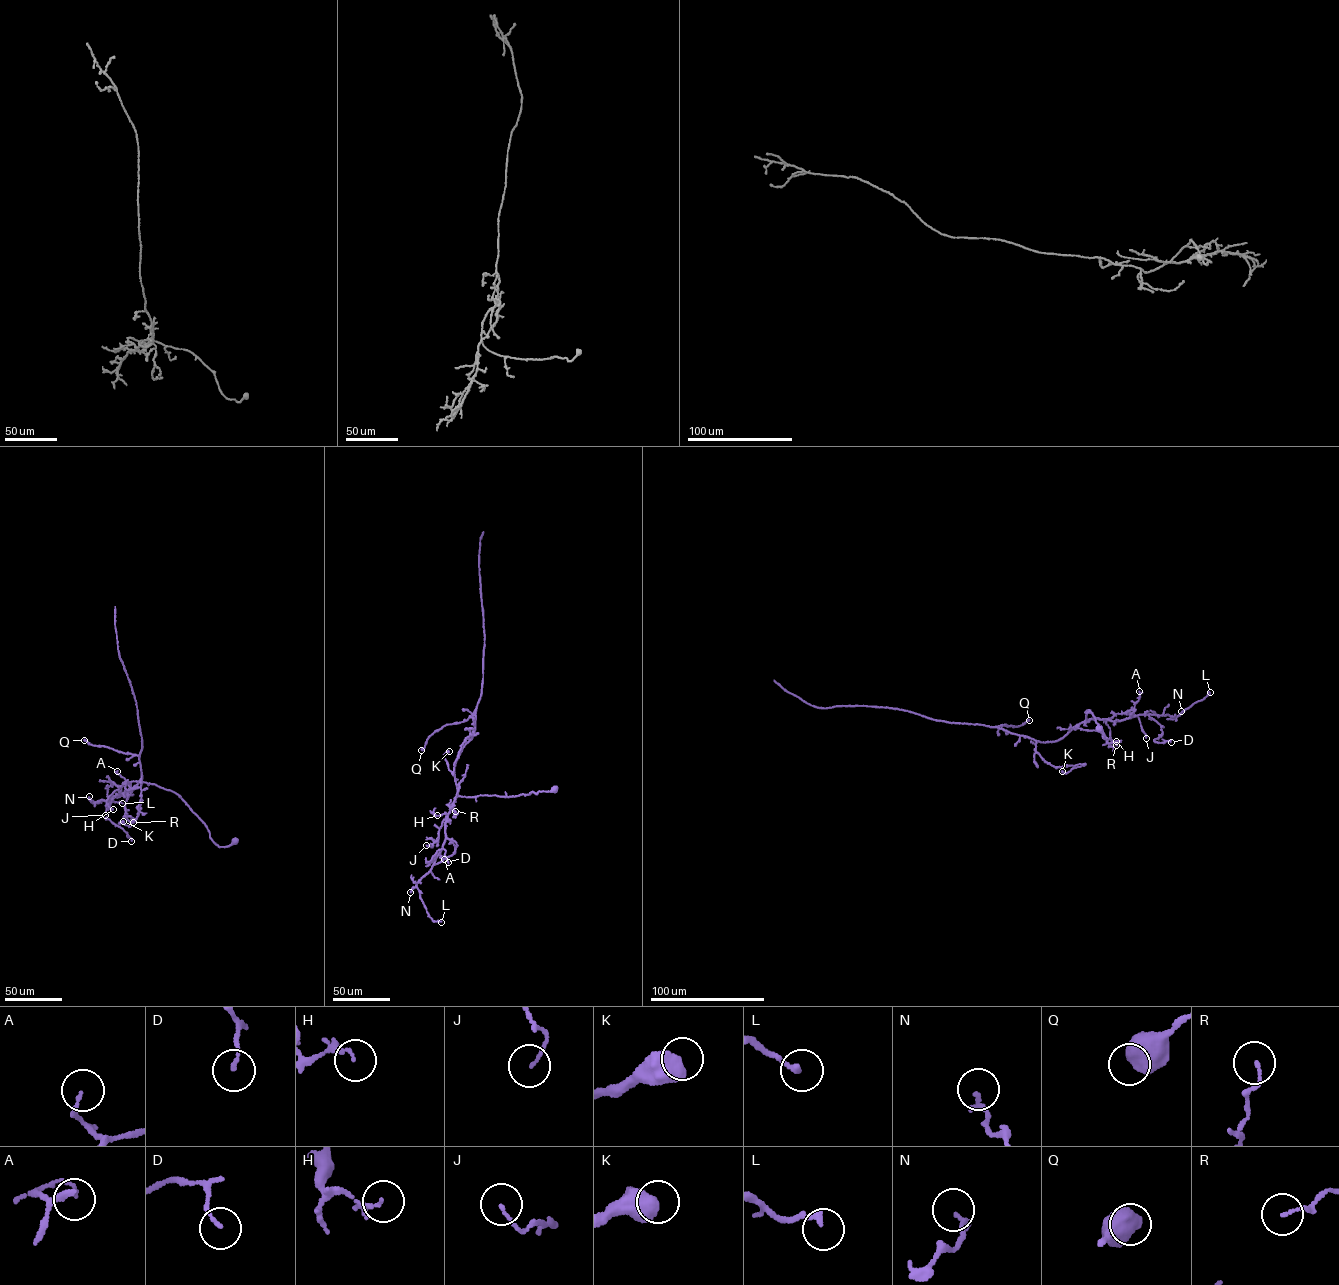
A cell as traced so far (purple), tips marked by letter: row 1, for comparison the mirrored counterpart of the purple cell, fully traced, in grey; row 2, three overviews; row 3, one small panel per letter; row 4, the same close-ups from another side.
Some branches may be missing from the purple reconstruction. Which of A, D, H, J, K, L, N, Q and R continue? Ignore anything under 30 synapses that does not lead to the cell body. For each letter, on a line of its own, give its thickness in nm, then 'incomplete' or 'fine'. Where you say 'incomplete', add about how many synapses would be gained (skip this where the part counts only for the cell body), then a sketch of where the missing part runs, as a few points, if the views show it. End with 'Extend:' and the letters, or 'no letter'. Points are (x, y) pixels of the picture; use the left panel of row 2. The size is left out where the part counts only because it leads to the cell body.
A: calibre 90 nm; fine
D: calibre 110 nm; fine
H: calibre 80 nm; fine
J: calibre 90 nm; fine
K: calibre 750 nm; fine
L: calibre 190 nm; fine
N: calibre 190 nm; fine
Q: calibre 750 nm; fine
R: calibre 90 nm; fine
Extend: no letter

